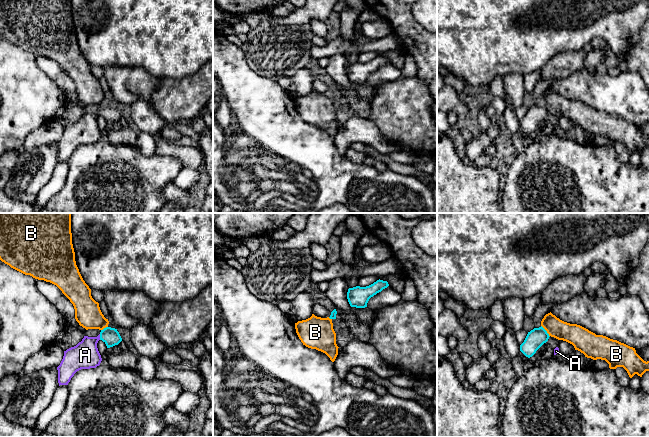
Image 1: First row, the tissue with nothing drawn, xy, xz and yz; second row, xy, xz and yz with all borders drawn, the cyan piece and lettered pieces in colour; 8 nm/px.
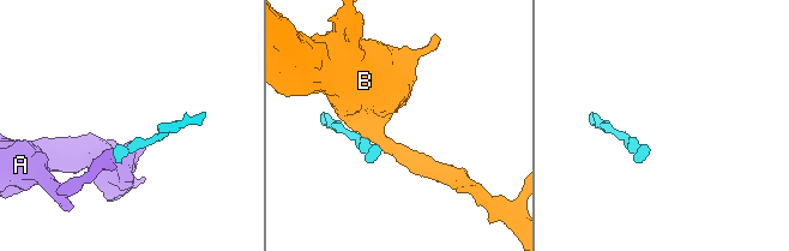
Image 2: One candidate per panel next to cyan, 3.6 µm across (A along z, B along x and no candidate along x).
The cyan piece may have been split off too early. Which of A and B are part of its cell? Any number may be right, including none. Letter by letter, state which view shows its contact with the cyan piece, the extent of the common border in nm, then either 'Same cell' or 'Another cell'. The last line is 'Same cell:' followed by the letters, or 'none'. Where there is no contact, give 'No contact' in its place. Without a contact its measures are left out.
A: Touches cyan in xy. Shared border 50 nm. Same cell
B: Touches cyan in yz. Shared border 120 nm. Another cell
Same cell: A

